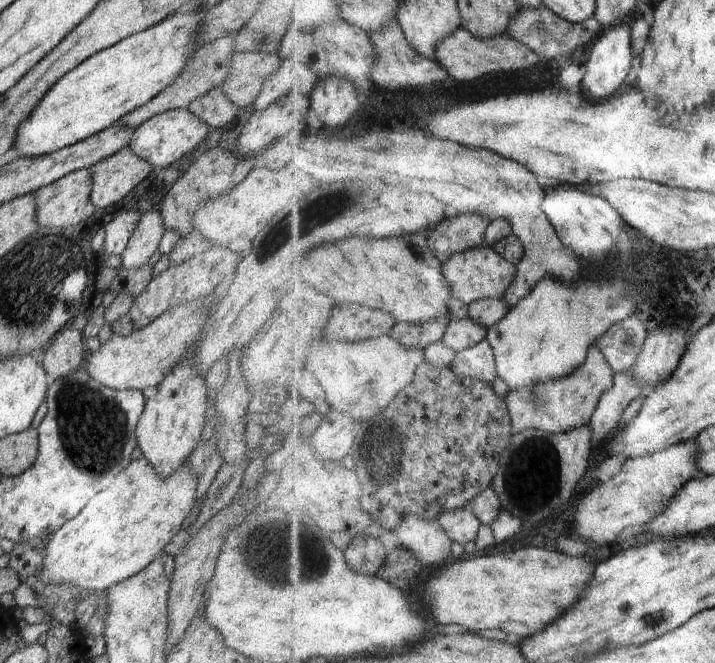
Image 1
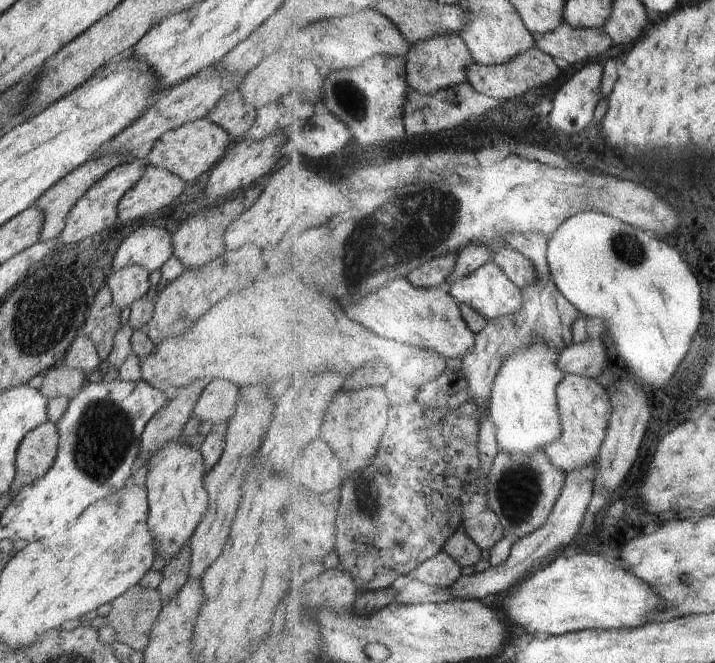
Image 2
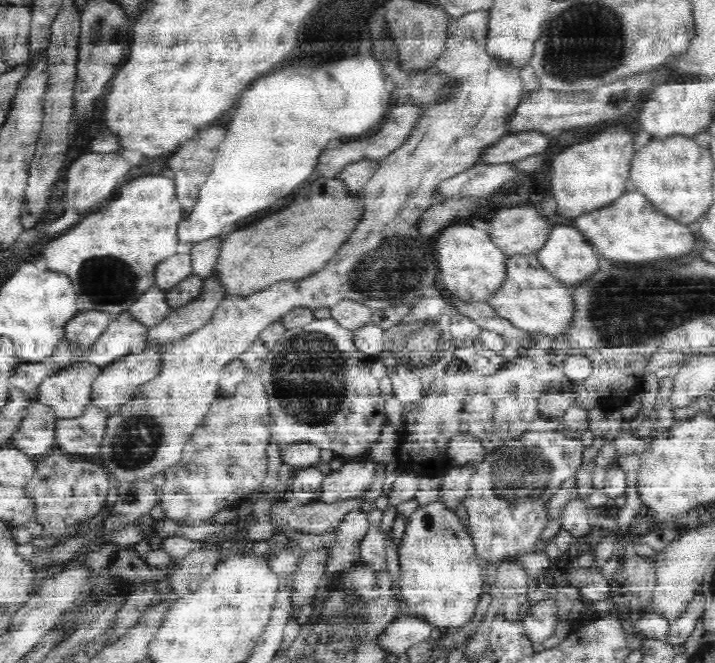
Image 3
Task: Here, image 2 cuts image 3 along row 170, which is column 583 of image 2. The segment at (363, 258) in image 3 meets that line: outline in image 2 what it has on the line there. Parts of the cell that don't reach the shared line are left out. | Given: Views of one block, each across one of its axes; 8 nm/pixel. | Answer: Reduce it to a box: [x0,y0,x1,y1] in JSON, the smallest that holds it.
[547,373,613,474]

